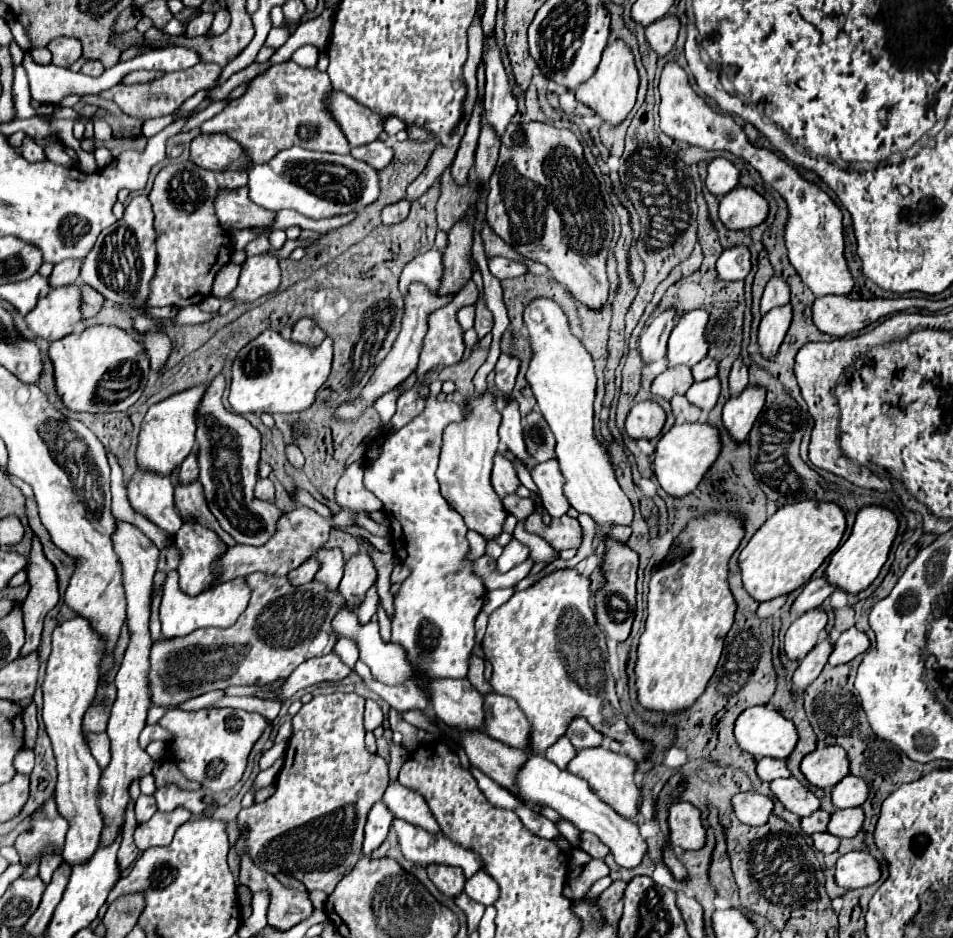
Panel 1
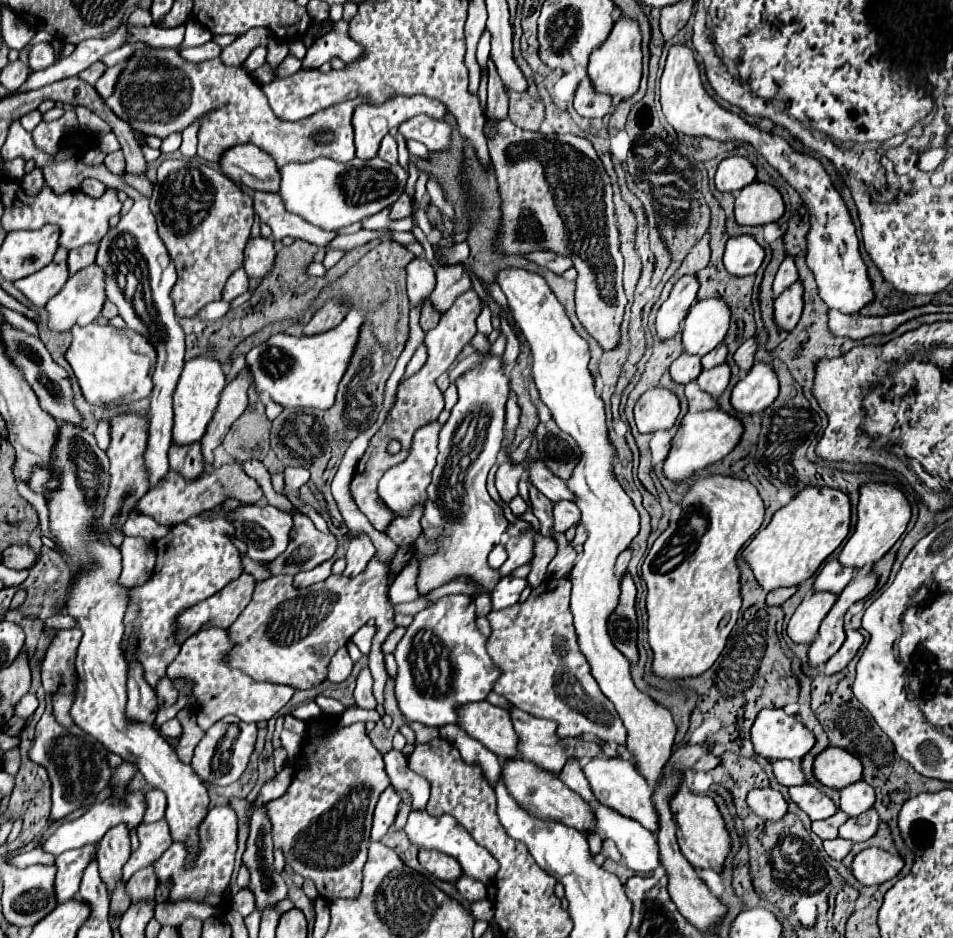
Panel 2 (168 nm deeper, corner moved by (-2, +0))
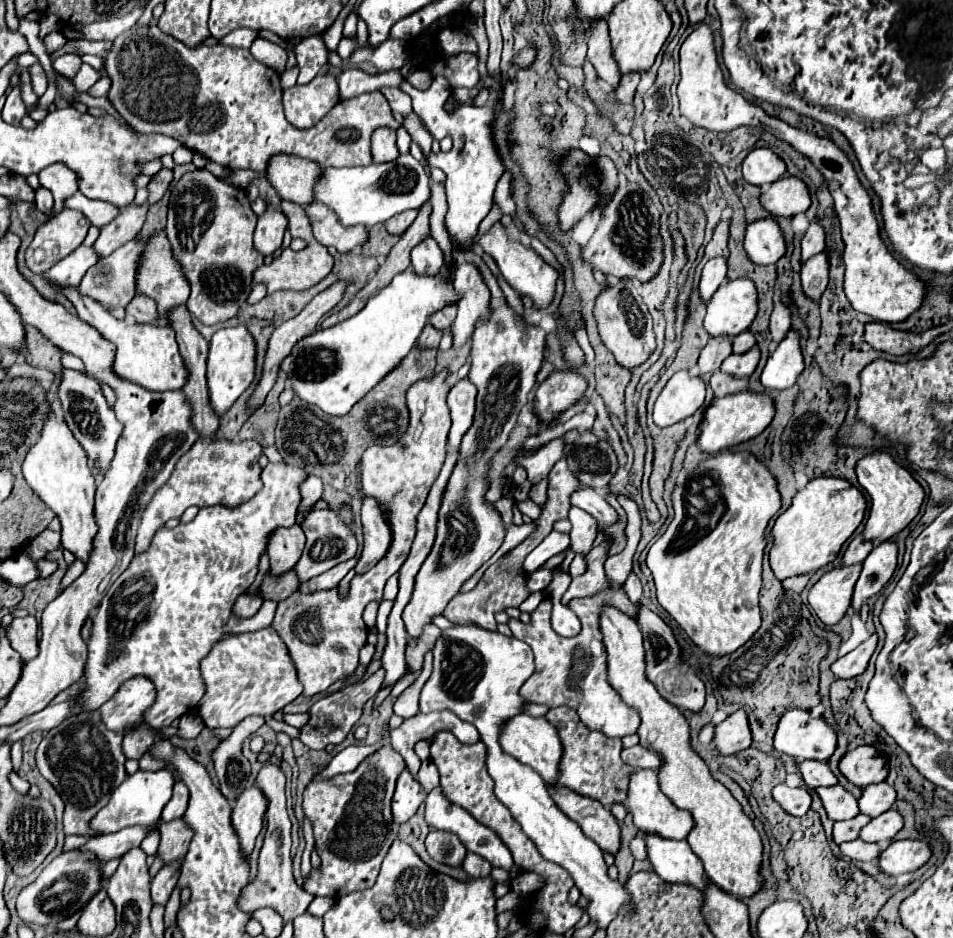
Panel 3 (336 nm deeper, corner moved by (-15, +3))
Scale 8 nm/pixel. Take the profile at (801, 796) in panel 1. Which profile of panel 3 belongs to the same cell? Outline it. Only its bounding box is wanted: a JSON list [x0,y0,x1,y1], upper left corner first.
[817,784,859,820]

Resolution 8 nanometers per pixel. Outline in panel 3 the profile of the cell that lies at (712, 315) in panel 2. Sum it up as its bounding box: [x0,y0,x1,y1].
[705,278,757,338]

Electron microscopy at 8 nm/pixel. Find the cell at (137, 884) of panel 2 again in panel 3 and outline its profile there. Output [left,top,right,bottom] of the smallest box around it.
[157,818,193,864]

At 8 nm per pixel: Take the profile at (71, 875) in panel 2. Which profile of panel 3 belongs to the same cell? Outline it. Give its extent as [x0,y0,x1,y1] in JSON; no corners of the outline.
[81,826,151,864]

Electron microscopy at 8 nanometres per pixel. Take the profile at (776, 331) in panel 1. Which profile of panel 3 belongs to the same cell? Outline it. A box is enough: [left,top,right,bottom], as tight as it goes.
[801,248,829,300]

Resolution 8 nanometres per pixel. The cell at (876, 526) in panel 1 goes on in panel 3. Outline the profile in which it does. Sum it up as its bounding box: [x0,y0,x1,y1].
[857,452,925,540]

